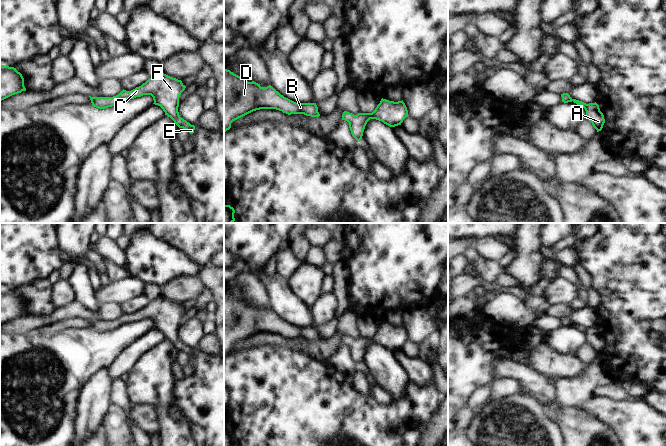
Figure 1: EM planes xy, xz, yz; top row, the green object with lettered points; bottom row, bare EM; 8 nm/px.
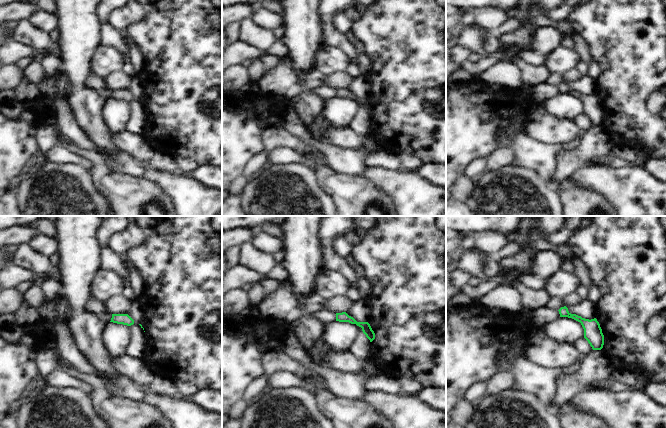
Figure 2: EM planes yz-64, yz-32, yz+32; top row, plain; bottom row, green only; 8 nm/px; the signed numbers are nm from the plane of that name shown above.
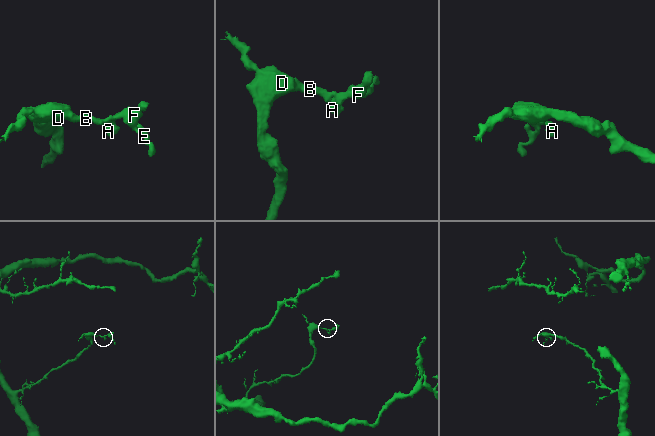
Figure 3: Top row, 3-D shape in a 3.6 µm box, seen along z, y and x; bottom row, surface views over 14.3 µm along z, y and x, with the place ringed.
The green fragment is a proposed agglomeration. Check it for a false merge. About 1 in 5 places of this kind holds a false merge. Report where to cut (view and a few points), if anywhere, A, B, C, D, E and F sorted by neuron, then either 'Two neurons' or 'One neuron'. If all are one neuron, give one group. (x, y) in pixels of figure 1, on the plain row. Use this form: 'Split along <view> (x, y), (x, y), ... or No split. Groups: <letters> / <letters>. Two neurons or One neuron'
No split. Groups: A B C D E F. One neuron

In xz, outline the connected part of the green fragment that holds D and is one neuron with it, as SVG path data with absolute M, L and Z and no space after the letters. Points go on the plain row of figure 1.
M224 293L224 358L233 345L260 333L276 333L288 339L320 340L316 327L296 327L271 309L261 311Z

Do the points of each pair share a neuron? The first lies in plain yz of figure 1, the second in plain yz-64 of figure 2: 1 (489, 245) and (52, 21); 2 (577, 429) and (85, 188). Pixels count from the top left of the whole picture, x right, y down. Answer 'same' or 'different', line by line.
1: same
2: different

